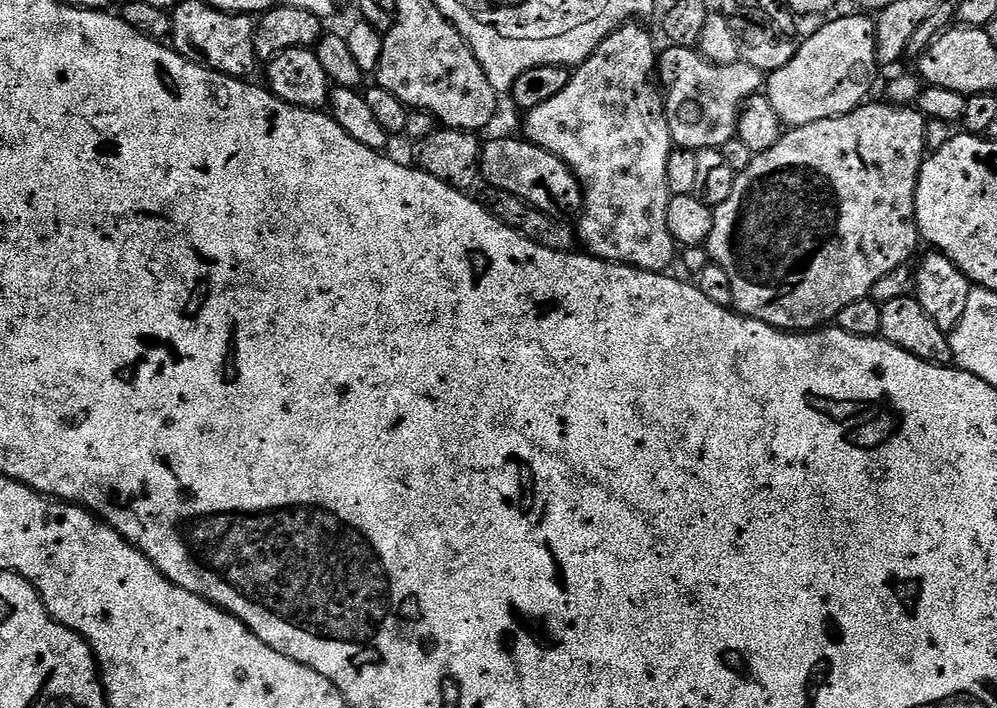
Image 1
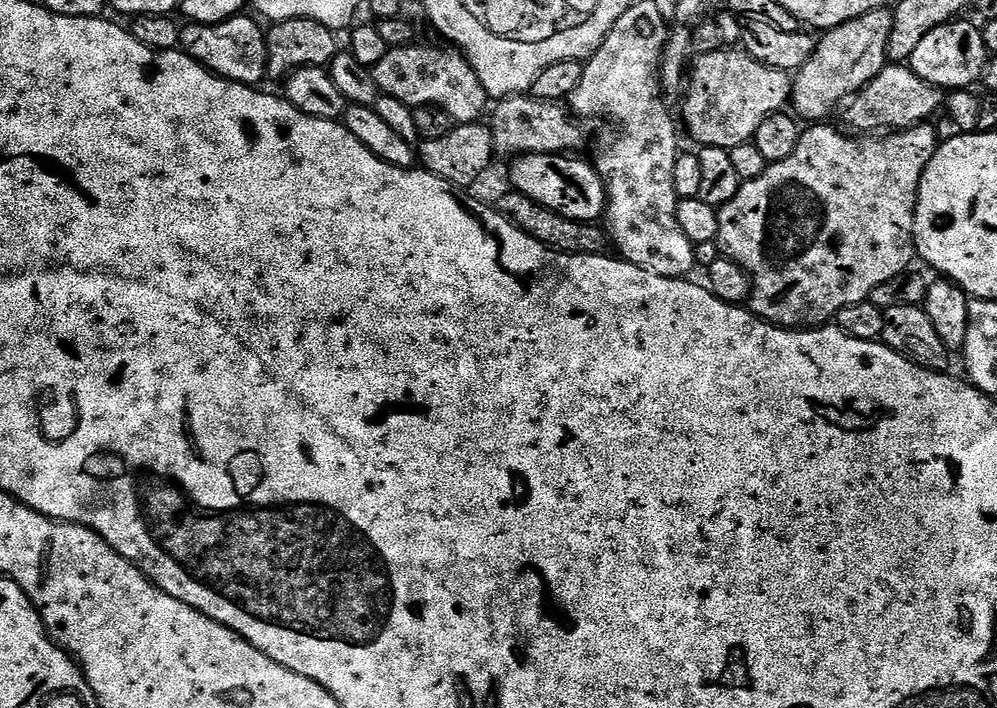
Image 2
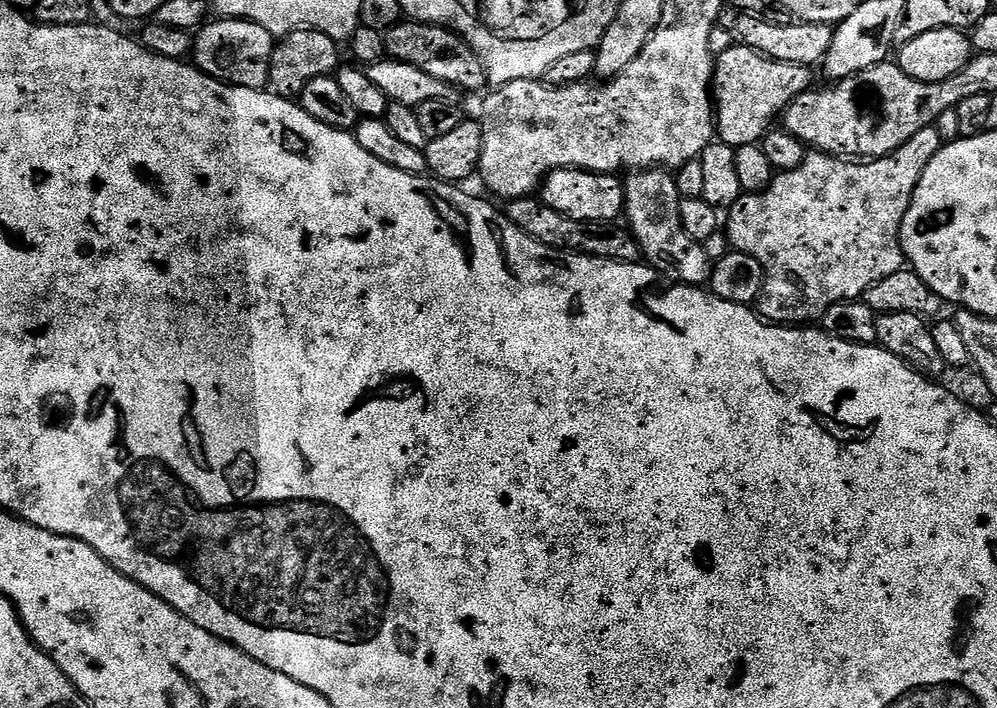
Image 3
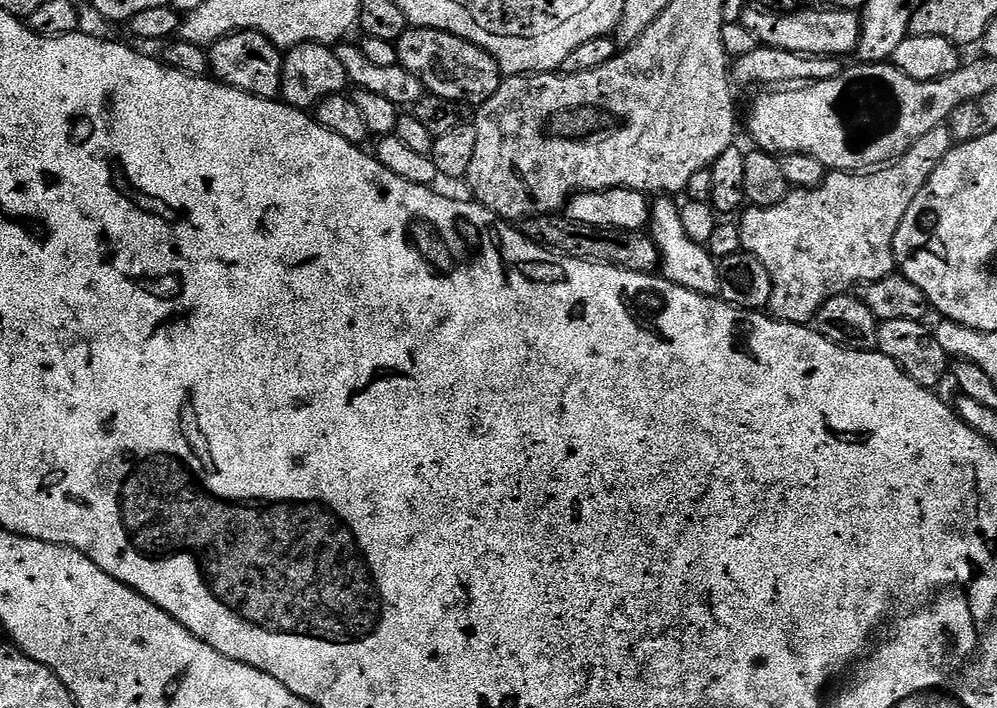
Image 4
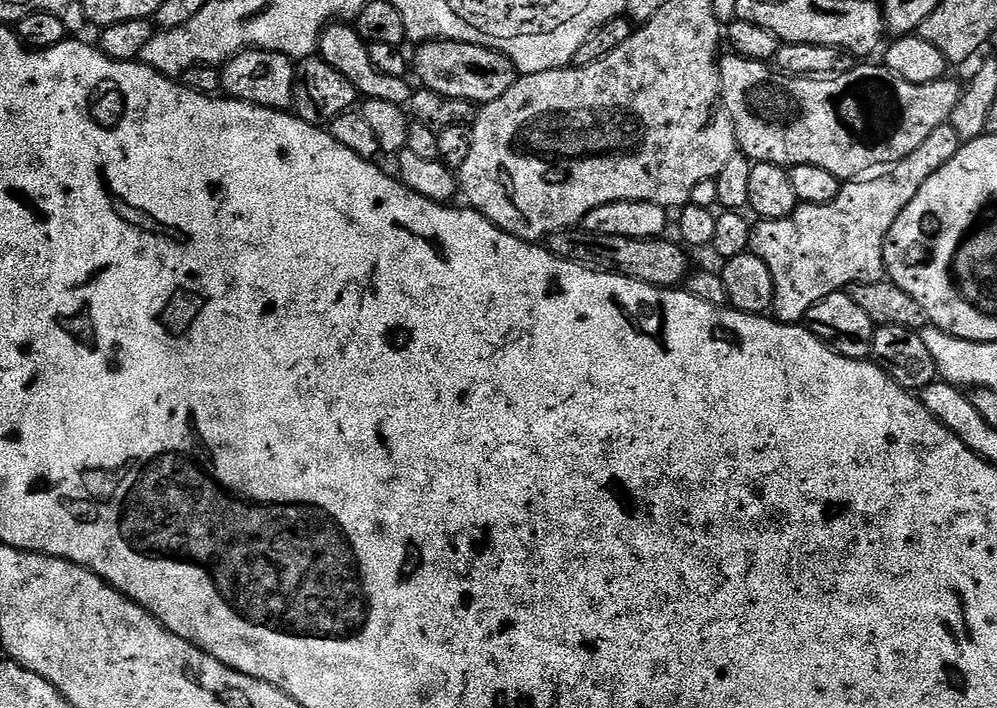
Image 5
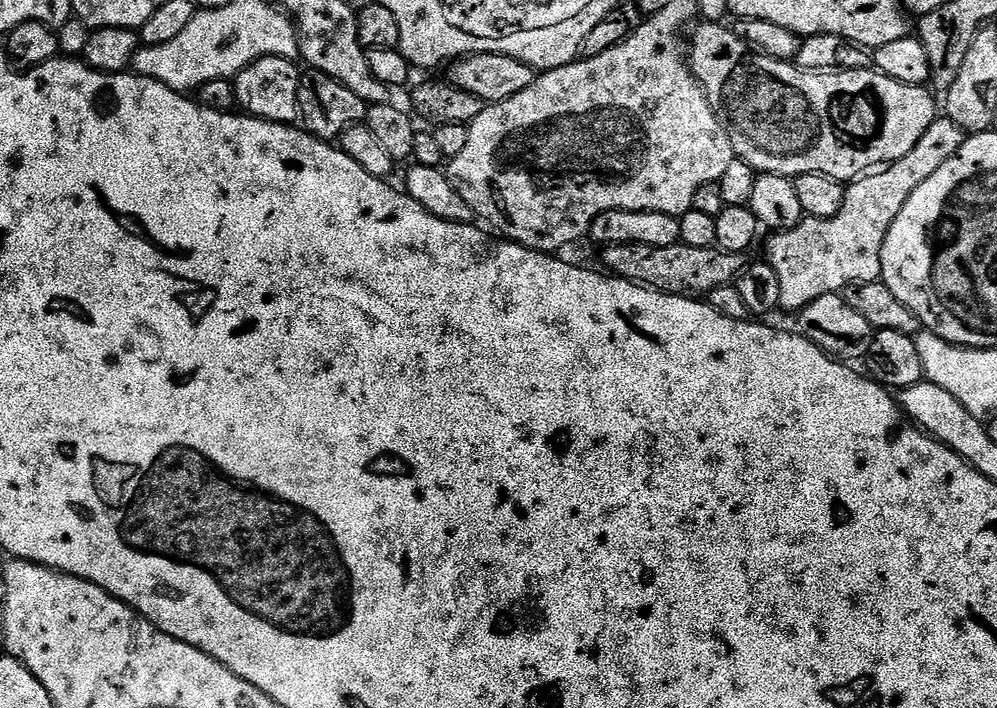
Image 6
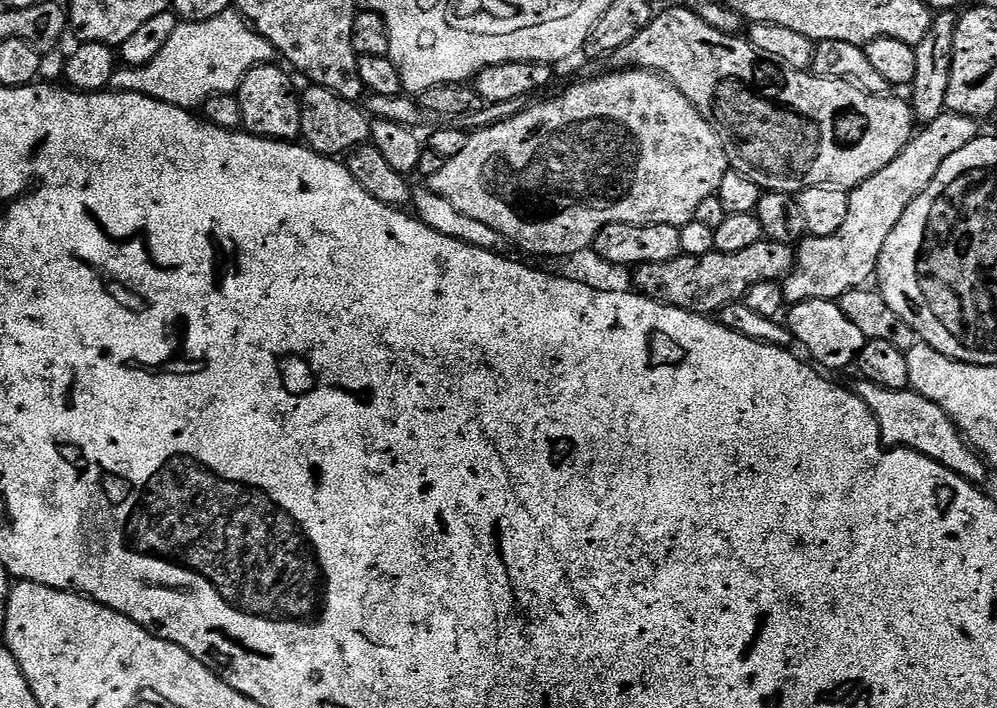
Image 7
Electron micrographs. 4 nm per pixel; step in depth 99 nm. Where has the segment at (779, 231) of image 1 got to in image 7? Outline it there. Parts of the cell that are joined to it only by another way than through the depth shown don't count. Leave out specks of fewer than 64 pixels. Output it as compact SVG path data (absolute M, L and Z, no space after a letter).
M947 110L923 125L913 135L912 141L900 151L898 158L890 162L878 174L866 178L857 188L848 192L850 210L846 210L846 222L829 236L808 236L796 248L796 265L789 276L784 277L784 299L789 305L807 300L839 301L842 294L855 288L863 288L868 279L877 275L882 246L890 238L890 230L902 222L902 214L934 182L934 174L942 170L942 162L950 154L958 154L962 146L970 146L981 135L981 125L962 114Z

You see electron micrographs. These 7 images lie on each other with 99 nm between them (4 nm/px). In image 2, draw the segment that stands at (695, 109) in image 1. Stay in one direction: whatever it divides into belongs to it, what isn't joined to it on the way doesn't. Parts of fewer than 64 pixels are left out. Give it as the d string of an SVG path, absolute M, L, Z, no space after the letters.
M743 50L699 54L690 64L684 124L689 134L697 140L697 145L729 150L742 146L755 137L758 126L766 122L766 118L789 107L793 83L789 73L766 66Z

